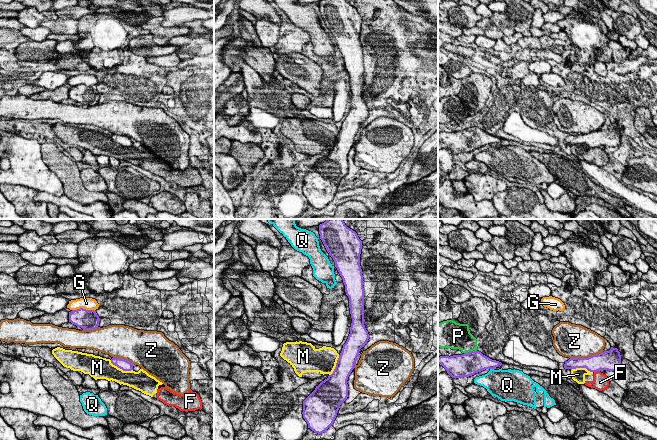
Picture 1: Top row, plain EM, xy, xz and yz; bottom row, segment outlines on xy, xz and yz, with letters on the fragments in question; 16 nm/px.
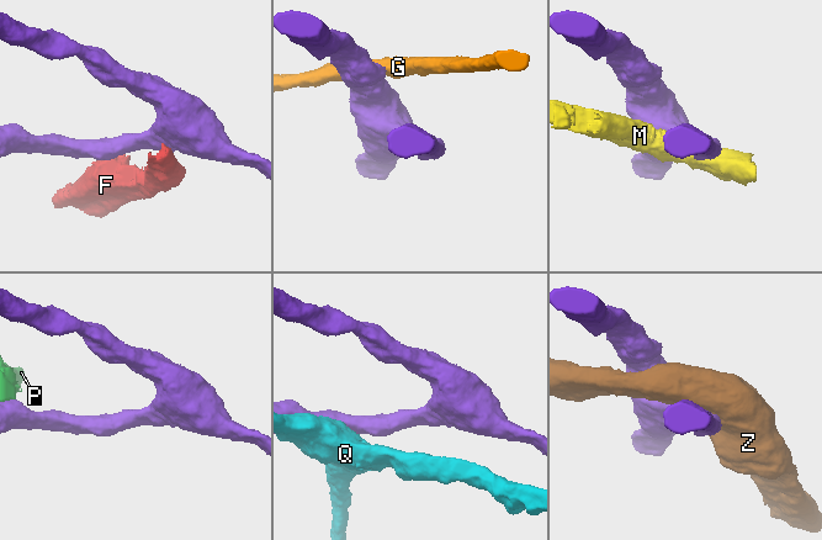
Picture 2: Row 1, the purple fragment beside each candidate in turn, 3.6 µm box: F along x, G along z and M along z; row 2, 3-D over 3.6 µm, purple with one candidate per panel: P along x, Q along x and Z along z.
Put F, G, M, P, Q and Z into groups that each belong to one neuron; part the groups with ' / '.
F M / G / P / Q / Z

